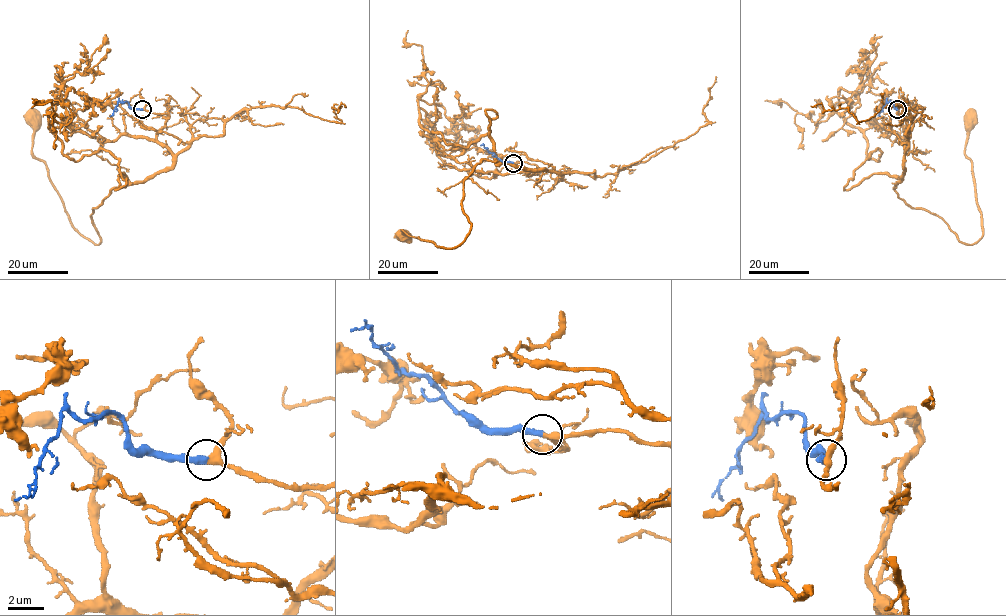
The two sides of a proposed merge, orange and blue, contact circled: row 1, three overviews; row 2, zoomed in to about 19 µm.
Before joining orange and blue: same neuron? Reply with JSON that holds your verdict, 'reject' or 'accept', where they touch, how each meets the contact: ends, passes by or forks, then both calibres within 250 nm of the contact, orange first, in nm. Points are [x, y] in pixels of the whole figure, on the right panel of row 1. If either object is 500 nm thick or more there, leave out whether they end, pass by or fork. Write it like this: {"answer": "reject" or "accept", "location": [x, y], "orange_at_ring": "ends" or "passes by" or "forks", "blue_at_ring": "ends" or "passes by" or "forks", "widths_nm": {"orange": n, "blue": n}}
{"answer": "accept", "location": [897, 109], "orange_at_ring": "passes by", "blue_at_ring": "ends", "widths_nm": {"orange": 320, "blue": 360}}

